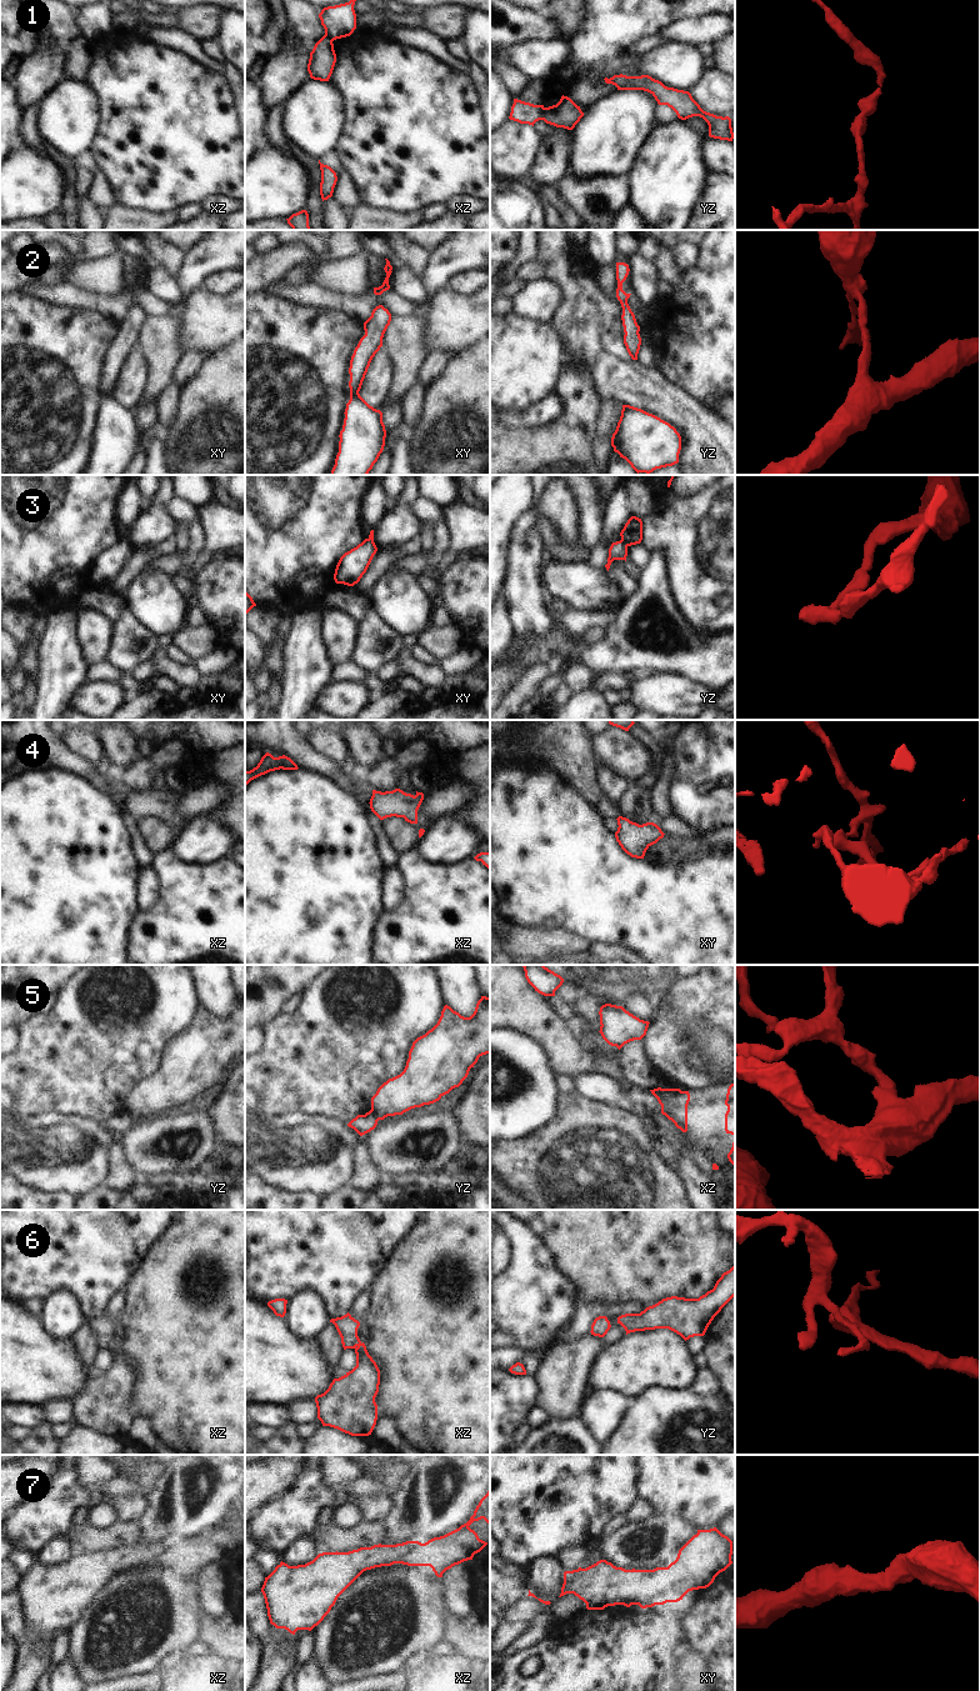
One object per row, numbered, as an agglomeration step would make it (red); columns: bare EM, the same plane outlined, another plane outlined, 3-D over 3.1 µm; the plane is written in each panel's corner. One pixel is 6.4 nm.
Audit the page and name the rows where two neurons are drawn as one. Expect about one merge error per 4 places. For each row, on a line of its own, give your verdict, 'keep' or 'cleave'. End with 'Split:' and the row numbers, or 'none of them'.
1: cleave
2: keep
3: cleave
4: keep
5: cleave
6: keep
7: keep
Split: 1, 3, 5

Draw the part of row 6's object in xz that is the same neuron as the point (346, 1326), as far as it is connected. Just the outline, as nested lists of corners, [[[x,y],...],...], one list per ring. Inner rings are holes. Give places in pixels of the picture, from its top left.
[[[348,1312],[330,1322],[335,1325],[344,1350],[355,1350],[356,1366],[334,1379],[329,1389],[315,1397],[318,1419],[322,1426],[351,1436],[369,1436],[378,1420],[375,1397],[379,1392],[380,1370],[358,1336],[358,1320]]]

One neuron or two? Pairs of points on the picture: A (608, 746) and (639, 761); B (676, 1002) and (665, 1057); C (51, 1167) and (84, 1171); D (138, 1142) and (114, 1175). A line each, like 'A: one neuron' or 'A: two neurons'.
A: one neuron
B: one neuron
C: one neuron
D: two neurons

